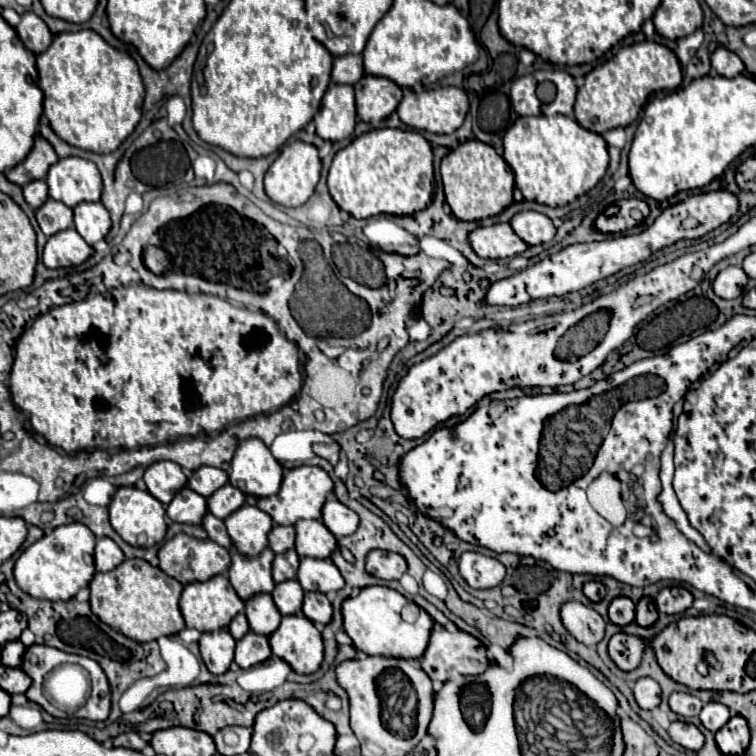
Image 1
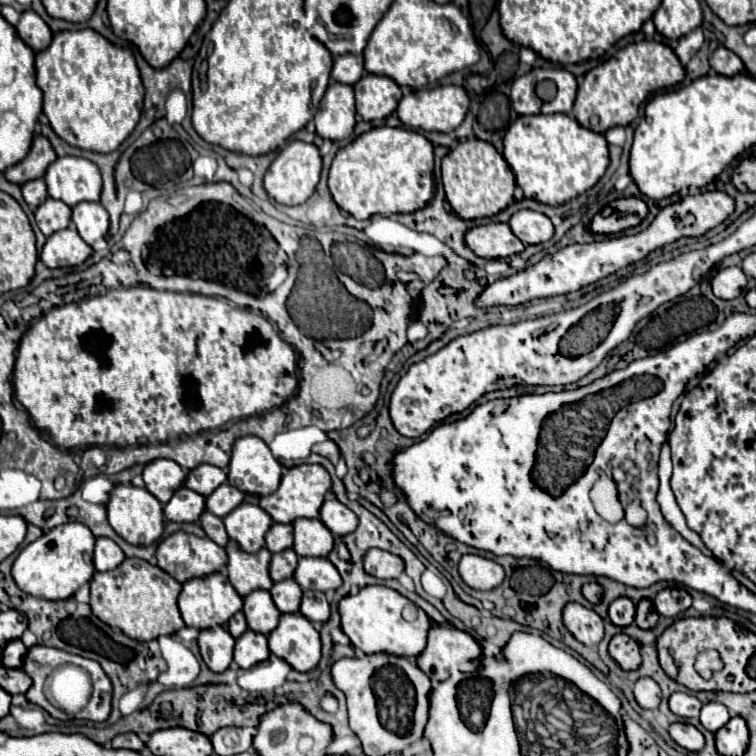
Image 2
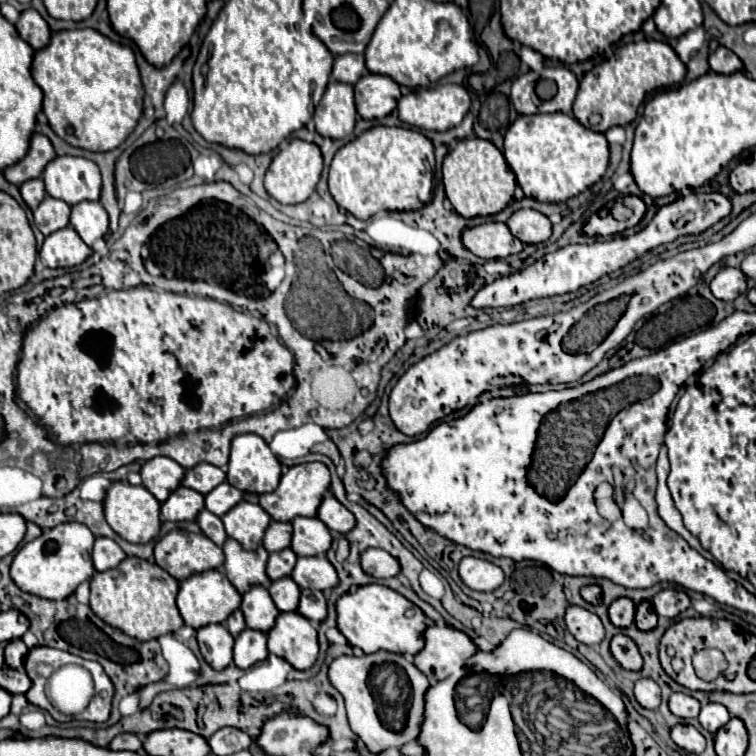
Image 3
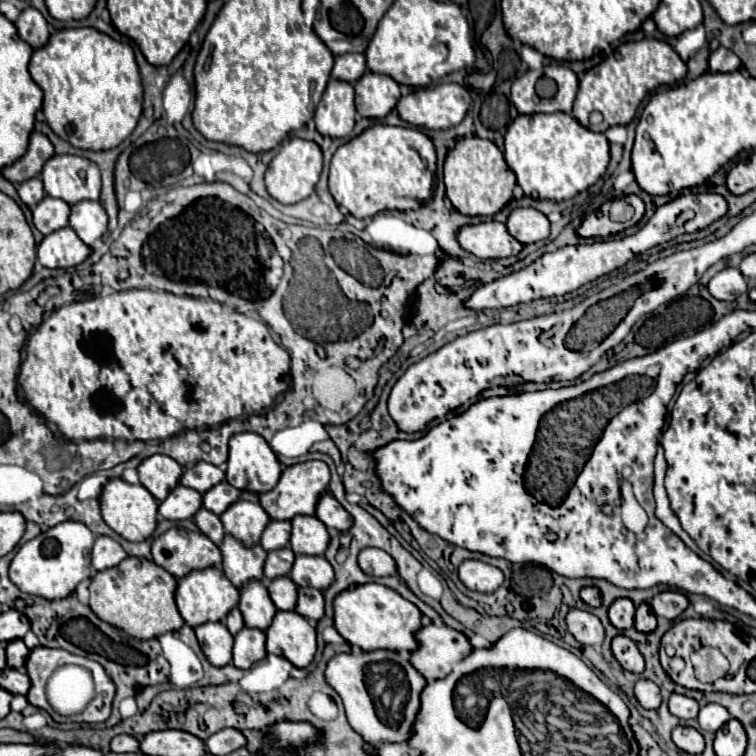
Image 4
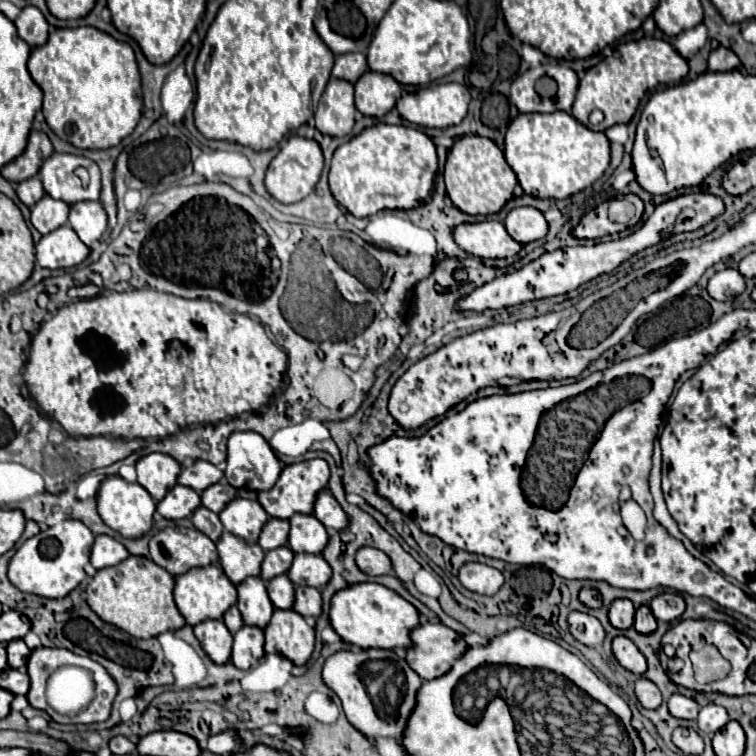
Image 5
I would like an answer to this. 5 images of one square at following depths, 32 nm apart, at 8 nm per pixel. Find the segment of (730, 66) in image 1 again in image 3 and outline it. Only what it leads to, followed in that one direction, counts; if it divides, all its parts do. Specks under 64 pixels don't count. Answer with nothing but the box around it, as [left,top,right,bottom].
[708,46,742,74]

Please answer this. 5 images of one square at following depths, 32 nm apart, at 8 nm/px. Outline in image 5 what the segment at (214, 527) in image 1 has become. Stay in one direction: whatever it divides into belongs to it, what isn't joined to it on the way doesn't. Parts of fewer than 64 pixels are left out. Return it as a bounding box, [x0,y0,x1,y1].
[190,506,224,542]

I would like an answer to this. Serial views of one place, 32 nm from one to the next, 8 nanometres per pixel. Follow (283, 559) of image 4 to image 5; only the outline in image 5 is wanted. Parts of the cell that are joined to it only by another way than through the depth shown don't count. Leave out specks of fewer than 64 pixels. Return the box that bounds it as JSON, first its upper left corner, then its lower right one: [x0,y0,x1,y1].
[260,546,294,582]

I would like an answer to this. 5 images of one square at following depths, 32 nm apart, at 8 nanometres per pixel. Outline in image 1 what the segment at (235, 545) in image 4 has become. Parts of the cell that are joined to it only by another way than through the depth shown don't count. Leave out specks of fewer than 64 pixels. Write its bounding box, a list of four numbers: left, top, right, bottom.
[228,548,272,600]

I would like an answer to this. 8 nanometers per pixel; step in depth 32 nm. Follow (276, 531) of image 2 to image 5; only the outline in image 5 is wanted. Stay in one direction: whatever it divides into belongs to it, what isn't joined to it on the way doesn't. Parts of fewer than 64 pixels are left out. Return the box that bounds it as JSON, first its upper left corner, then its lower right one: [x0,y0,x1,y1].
[258,518,288,550]

